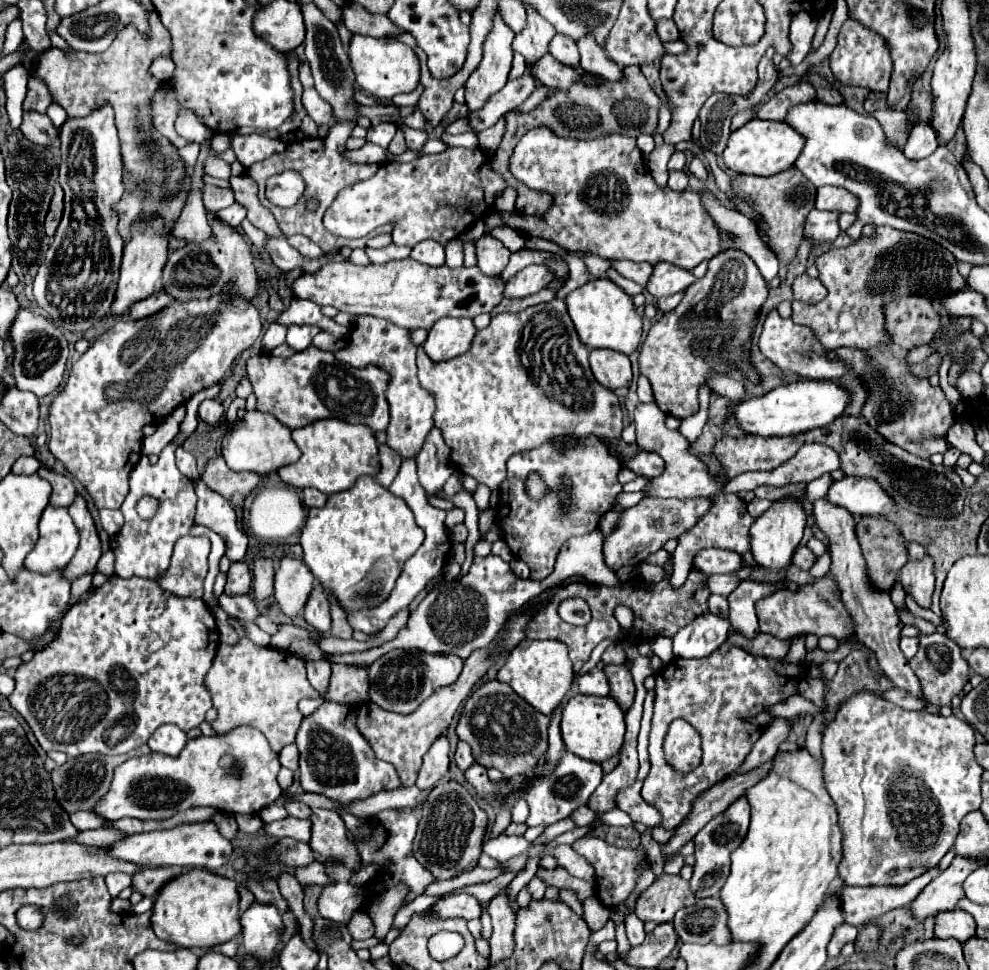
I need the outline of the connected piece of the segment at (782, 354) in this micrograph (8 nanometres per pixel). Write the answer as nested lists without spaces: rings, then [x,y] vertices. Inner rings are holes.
[[[772,309],[762,325],[762,333],[758,339],[758,347],[766,359],[778,365],[782,371],[792,371],[802,379],[828,379],[836,381],[846,373],[846,365],[842,361],[830,361],[826,357],[826,349],[814,337],[812,329],[796,325],[792,319],[782,319],[776,309]]]

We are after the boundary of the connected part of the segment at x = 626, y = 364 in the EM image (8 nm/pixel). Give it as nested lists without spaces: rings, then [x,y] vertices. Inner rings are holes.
[[[592,349],[590,367],[594,377],[608,389],[630,387],[632,383],[630,359],[624,353],[612,349]]]

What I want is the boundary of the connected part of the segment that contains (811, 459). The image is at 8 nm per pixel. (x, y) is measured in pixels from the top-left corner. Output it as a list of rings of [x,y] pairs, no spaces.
[[[806,443],[788,463],[784,463],[772,471],[764,471],[764,473],[736,475],[736,479],[730,479],[722,487],[722,491],[740,493],[740,491],[752,491],[760,485],[784,487],[790,483],[810,483],[824,473],[836,471],[838,467],[840,467],[840,461],[838,461],[836,451],[832,451],[826,445]]]

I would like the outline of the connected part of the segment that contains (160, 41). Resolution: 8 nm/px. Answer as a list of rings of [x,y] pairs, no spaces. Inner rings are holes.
[[[148,11],[148,35],[140,35],[140,31],[136,31],[136,27],[124,27],[114,43],[110,45],[108,51],[92,55],[92,53],[82,53],[82,51],[74,51],[72,55],[66,55],[60,49],[48,49],[42,53],[42,61],[40,61],[40,69],[38,75],[48,83],[54,101],[58,105],[62,105],[66,109],[66,113],[70,117],[80,117],[80,115],[88,115],[94,109],[102,107],[104,103],[110,103],[116,111],[116,127],[118,127],[118,135],[122,141],[122,157],[124,157],[124,167],[128,171],[128,177],[124,179],[126,189],[128,191],[136,191],[136,189],[144,189],[146,181],[160,181],[166,183],[170,189],[180,187],[180,181],[186,177],[186,167],[182,165],[182,161],[176,155],[176,147],[164,137],[160,135],[150,119],[150,99],[156,93],[156,89],[160,87],[160,81],[148,75],[148,67],[156,57],[170,57],[172,51],[172,41],[170,41],[170,33],[168,29],[160,23],[156,11]]]

